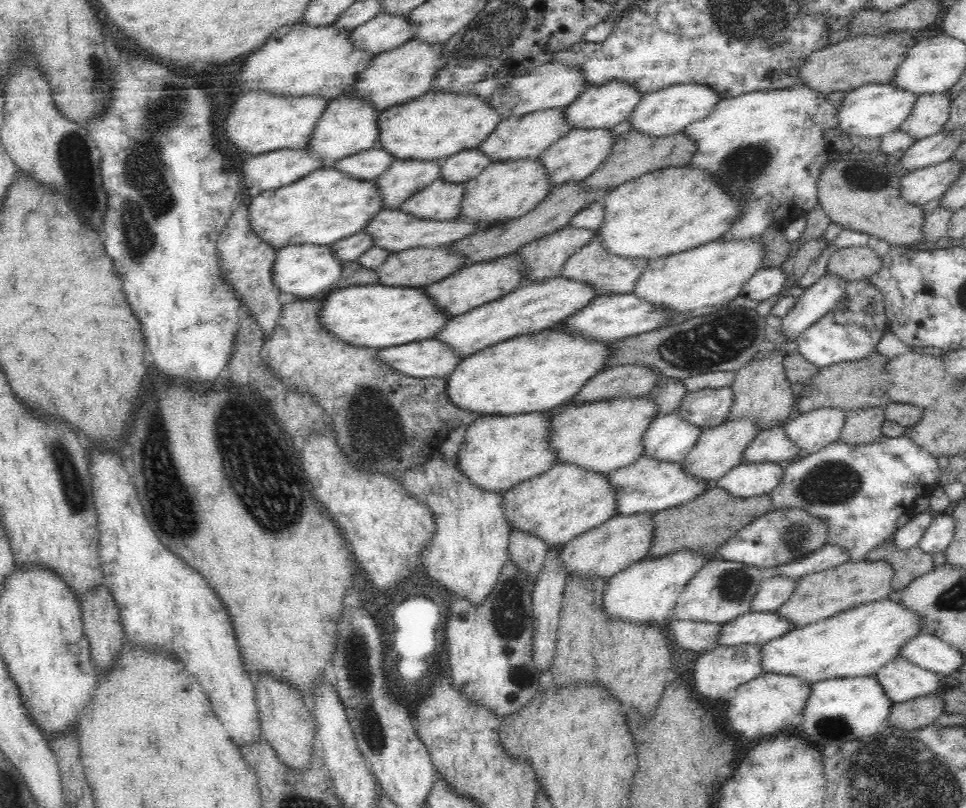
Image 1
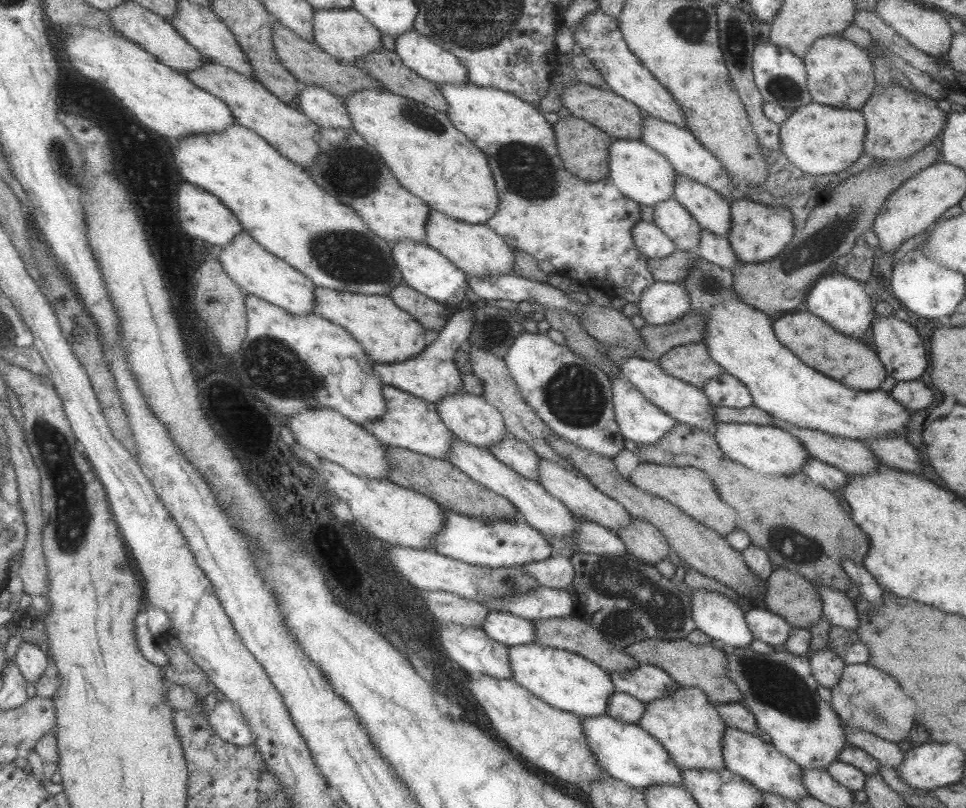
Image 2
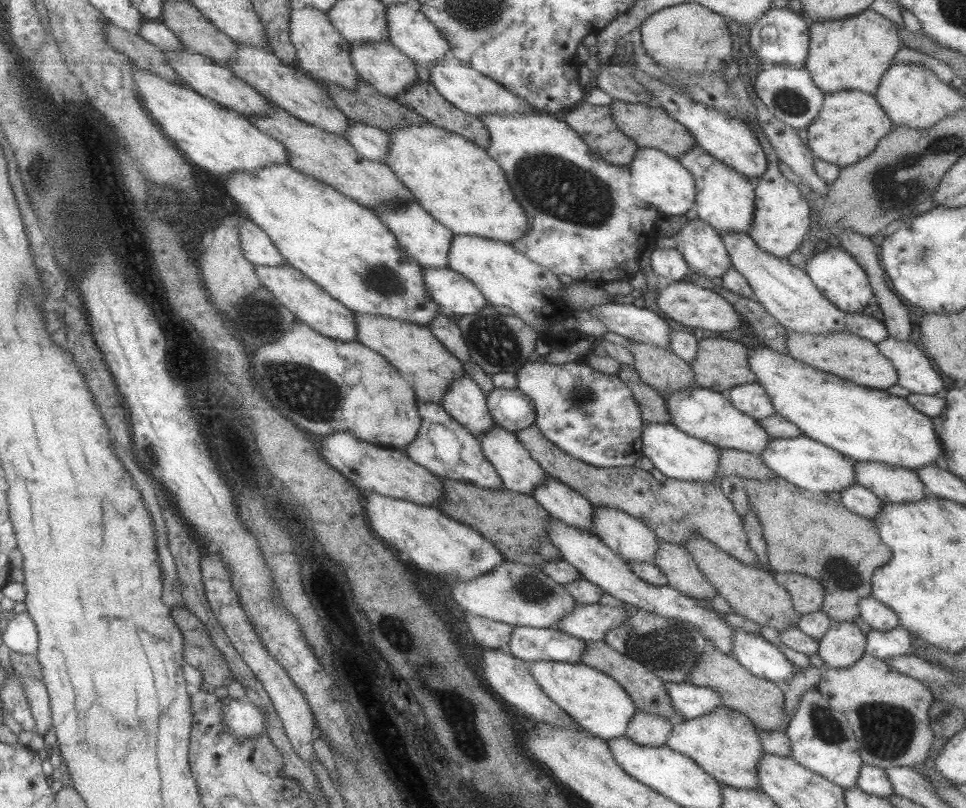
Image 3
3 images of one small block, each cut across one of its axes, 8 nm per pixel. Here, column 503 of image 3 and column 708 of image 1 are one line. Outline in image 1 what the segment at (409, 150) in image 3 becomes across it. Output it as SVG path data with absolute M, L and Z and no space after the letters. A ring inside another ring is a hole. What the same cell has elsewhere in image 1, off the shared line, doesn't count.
M688 165L658 170L614 187L604 193L602 205L602 222L594 230L595 236L601 240L601 247L618 258L644 258L648 261L686 252L717 240L739 217L741 209L741 202L728 196L706 171L692 169Z

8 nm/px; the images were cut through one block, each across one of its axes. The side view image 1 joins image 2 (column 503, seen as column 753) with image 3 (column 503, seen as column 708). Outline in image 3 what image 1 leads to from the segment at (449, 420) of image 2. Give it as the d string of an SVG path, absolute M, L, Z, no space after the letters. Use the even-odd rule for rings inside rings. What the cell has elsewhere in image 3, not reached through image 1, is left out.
M493 425L477 439L483 456L496 470L505 489L529 495L547 476L514 433L499 425Z

